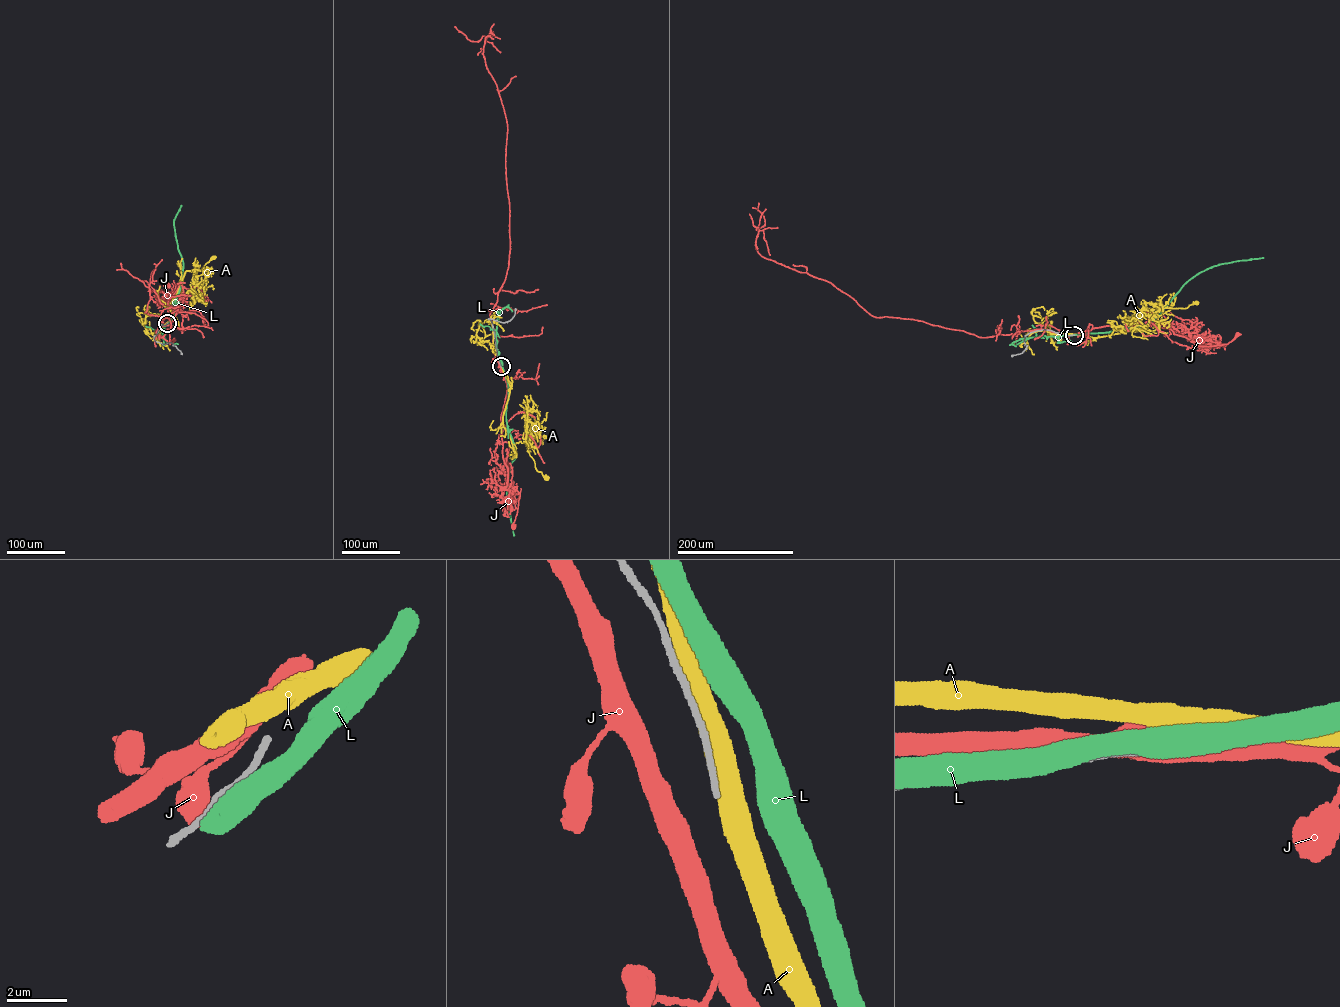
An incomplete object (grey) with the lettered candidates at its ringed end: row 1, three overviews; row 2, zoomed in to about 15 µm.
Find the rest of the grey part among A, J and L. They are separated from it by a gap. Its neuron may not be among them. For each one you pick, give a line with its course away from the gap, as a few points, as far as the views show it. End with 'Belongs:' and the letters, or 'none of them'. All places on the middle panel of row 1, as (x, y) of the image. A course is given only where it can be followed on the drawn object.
Belongs: none of them

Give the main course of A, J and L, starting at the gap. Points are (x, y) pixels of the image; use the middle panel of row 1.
A: (501, 367), (510, 386), (503, 426), (512, 442), (527, 442), (536, 469), (546, 477)
J: (500, 367), (507, 385), (501, 418), (502, 457), (507, 469), (507, 484), (520, 493), (514, 525)
L: (502, 366), (508, 385), (506, 422), (516, 452), (511, 464), (507, 495), (514, 535)

